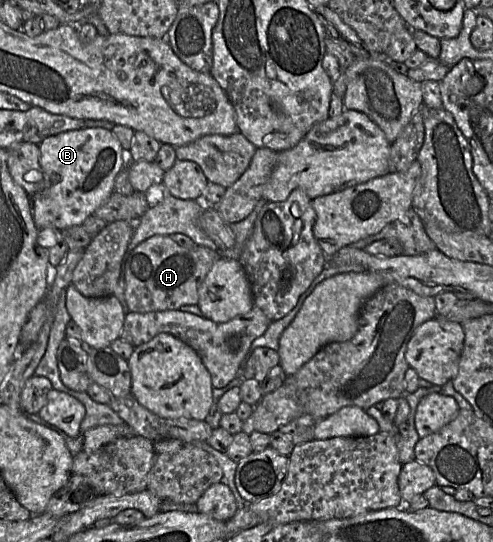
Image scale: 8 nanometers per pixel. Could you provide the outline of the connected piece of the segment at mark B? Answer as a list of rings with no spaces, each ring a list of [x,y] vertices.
[[[83,127],[45,138],[40,144],[40,166],[46,175],[46,188],[36,192],[33,201],[33,218],[38,229],[50,227],[60,231],[81,225],[108,200],[114,192],[115,177],[123,167],[123,148],[108,129]]]

